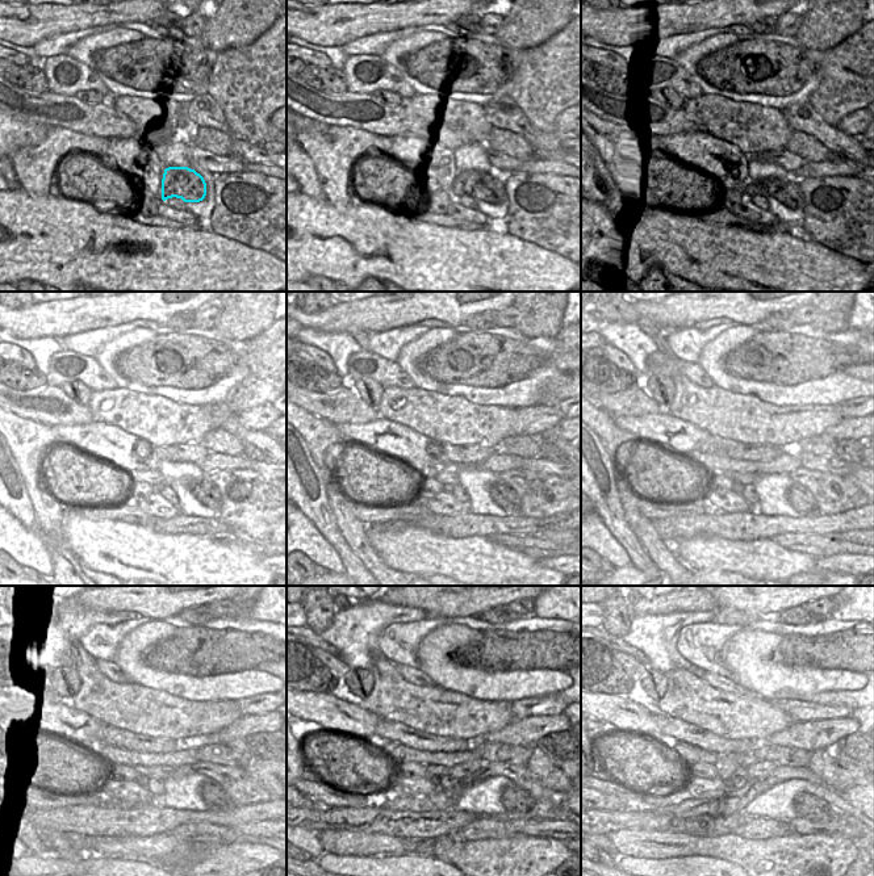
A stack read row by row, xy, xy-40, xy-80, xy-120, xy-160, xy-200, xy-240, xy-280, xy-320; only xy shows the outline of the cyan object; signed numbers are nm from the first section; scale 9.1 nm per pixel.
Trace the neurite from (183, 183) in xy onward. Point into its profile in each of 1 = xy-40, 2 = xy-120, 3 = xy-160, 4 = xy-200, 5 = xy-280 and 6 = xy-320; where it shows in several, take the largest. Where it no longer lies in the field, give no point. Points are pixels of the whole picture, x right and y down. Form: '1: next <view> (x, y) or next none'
1: next xy-40 (480, 185)
2: next xy-120 (206, 493)
3: next xy-160 (505, 497)
4: next xy-200 (801, 498)
5: next xy-280 (515, 800)
6: next xy-320 (808, 807)

